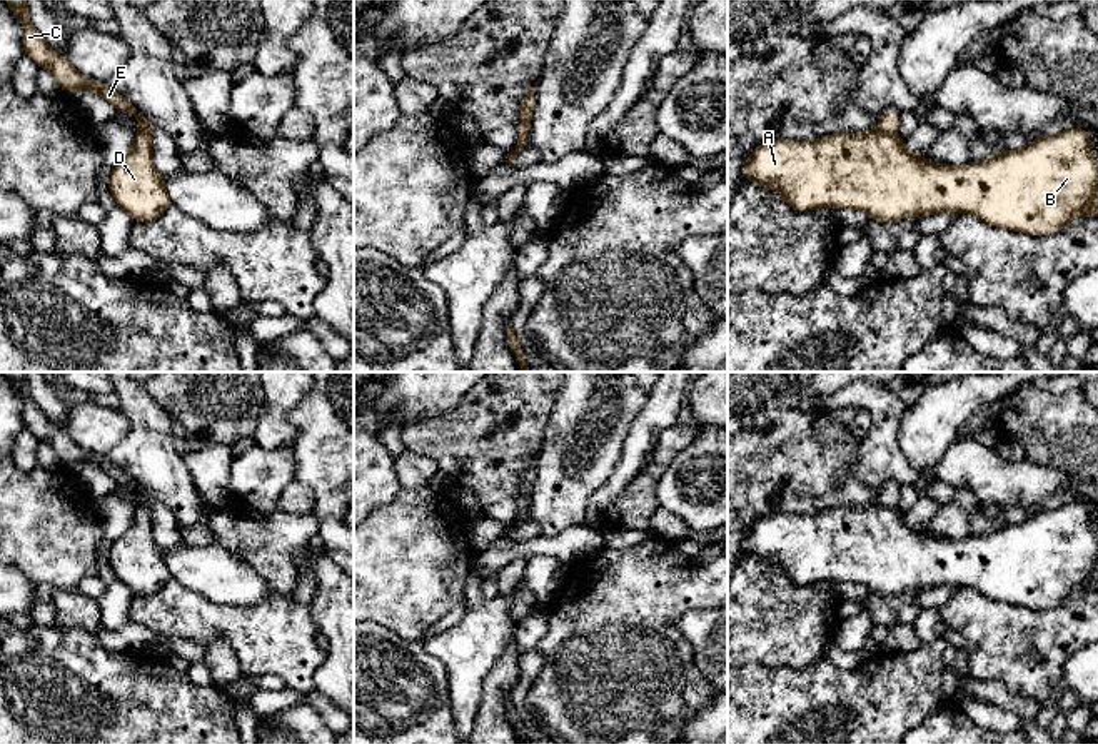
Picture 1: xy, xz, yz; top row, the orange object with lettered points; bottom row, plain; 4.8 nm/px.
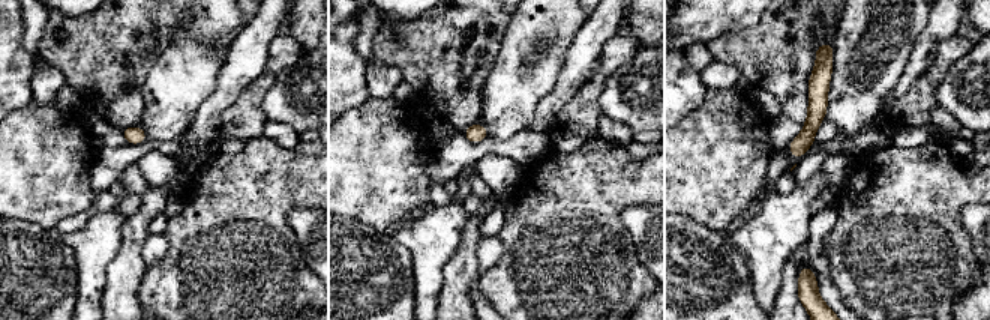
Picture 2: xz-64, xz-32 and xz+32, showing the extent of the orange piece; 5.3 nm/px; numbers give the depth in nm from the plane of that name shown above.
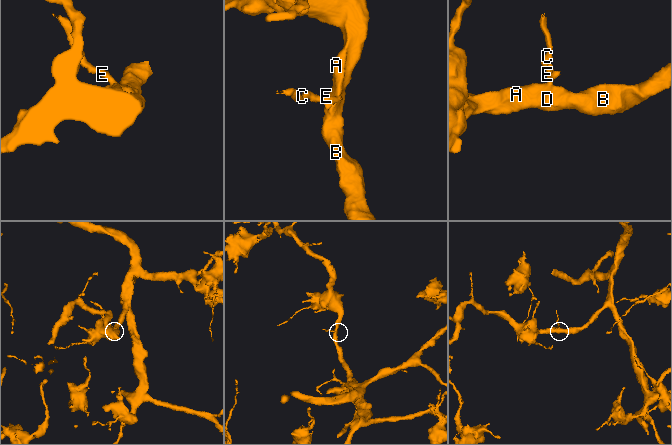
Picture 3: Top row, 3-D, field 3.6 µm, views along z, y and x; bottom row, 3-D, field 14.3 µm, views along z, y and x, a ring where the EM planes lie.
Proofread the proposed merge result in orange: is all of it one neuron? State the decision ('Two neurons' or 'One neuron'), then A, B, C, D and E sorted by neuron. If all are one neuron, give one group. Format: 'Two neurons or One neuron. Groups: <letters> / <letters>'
Two neurons. Groups: A B D / C E

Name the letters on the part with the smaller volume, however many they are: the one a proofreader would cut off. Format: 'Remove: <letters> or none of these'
Remove: C, E

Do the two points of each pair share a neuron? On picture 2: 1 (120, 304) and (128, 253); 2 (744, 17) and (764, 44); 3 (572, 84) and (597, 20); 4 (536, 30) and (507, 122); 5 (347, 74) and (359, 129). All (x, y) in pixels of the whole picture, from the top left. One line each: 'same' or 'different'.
1: same
2: different
3: same
4: same
5: different

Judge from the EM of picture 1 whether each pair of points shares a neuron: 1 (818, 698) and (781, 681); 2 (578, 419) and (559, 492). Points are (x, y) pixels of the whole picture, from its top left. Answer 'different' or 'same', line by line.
1: same
2: same

